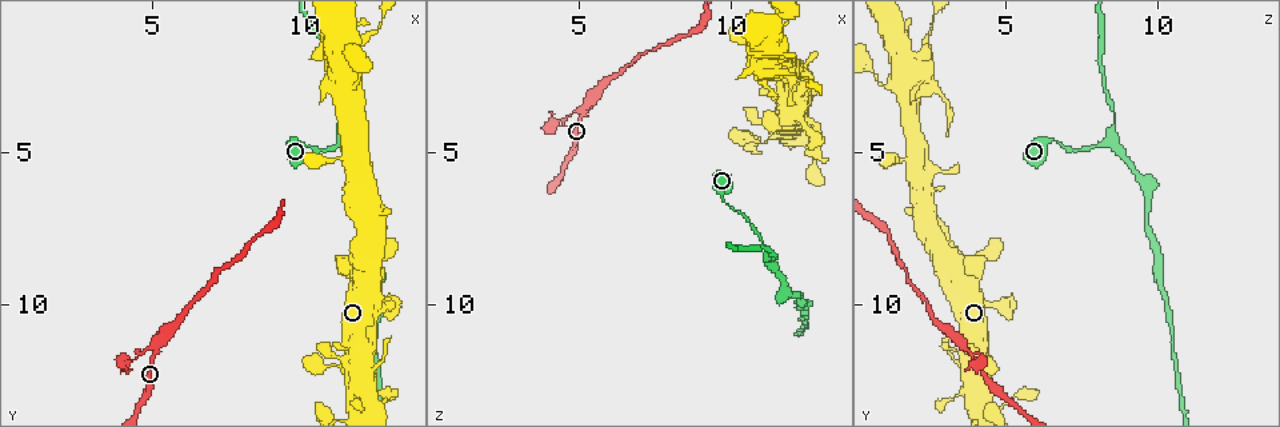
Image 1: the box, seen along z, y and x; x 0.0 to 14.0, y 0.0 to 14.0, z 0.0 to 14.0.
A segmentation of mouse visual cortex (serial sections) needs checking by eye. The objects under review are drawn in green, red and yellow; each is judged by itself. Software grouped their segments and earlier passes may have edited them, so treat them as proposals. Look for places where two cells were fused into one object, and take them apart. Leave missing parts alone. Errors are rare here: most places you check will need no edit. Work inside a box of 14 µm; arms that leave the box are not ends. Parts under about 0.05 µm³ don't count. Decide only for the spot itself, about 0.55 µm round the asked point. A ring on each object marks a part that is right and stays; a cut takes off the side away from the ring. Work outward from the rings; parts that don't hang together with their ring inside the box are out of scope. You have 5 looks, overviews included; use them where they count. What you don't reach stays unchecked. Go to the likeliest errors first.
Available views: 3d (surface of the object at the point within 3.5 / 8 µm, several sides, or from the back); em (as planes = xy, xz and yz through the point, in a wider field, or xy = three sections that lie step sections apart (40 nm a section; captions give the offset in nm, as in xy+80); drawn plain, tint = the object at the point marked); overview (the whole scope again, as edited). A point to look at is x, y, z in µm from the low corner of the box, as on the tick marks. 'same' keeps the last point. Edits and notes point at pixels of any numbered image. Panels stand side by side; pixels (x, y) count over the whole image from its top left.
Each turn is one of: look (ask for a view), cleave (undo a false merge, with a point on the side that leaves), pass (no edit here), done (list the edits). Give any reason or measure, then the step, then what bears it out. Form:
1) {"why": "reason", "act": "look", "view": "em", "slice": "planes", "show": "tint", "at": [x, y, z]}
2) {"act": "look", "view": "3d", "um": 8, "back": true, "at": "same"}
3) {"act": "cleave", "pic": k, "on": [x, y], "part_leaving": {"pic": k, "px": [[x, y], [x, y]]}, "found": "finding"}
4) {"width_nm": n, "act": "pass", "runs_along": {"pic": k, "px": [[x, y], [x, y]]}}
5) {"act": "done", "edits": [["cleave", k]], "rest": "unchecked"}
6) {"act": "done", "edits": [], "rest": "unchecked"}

{"why": "thin arm on a thick one", "act": "look", "view": "3d", "um": 8, "at": [5.2, 11.4, 3.7]}

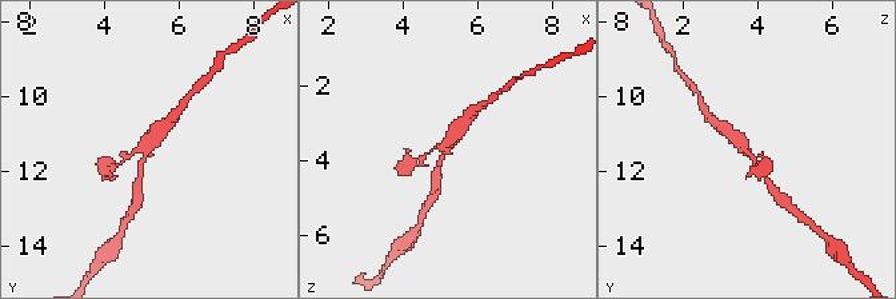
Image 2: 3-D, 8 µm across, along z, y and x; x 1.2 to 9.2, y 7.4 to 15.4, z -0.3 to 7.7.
{"why": "zoom in", "act": "look", "view": "3d", "um": 3.5, "at": [5.1, 11.4, 3.6]}

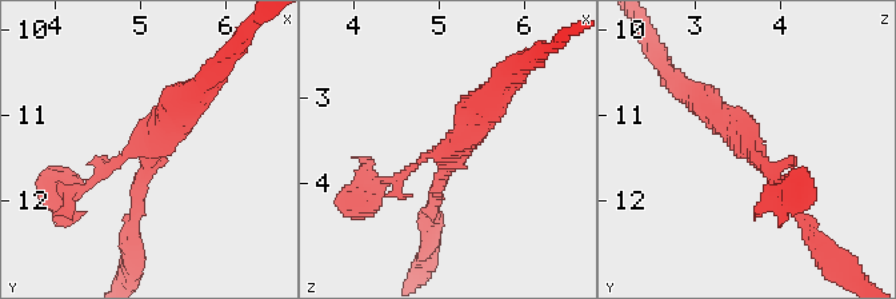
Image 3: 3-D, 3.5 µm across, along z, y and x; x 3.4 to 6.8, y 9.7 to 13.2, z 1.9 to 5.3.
{"arms": 3, "arm_widths_nm": [100, 150, 350], "why": "need the tissue", "act": "look", "view": "em", "slice": "xy", "step": 5, "show": "tint", "at": [5.15, 11.40, 3.70]}

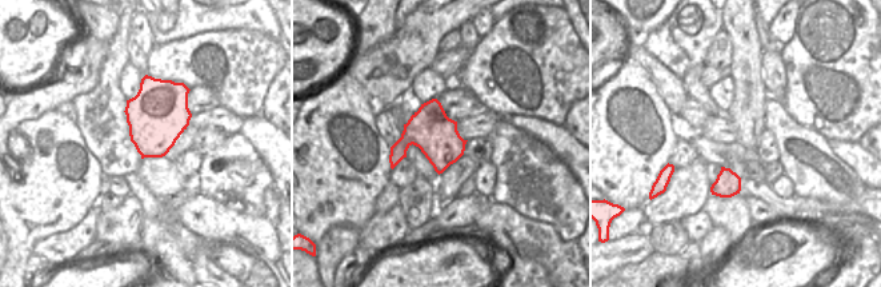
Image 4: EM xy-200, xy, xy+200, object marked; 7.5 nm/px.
{"act": "pass", "runs_along": {"pic": 3, "px": [[803, 219], [735, 128], [694, 96]]}, "found": "one cell here"}

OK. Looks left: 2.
{"why": "thin neck", "act": "look", "view": "3d", "um": 3.5, "back": true, "at": [11.5, 12.2, 4.4]}

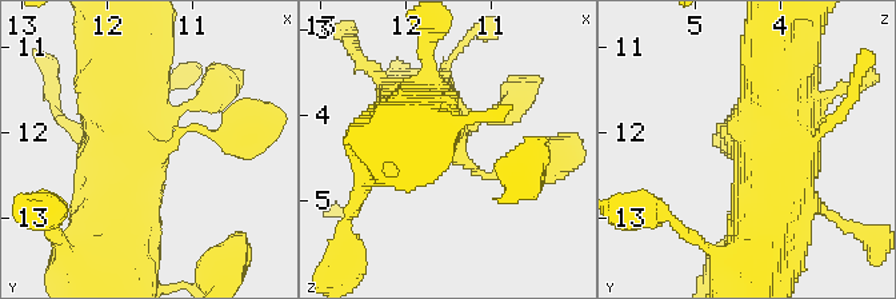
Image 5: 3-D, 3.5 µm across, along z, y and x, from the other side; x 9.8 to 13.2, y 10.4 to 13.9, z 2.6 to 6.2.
{"act": "look", "view": "em", "slice": "planes", "show": "tint", "at": "same"}

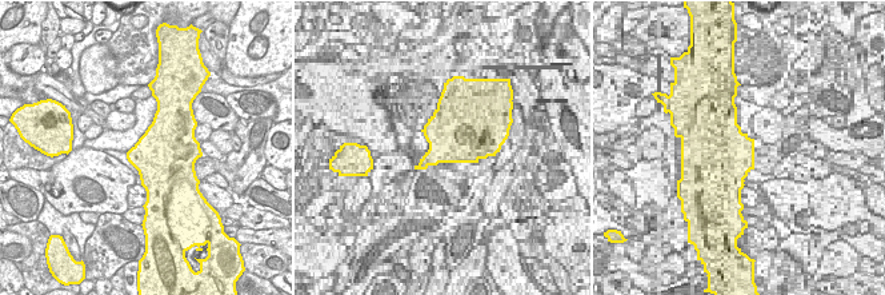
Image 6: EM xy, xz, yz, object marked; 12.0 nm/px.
{"act": "pass", "runs_along": {"pic": 5, "px": [[124, 60], [120, 203], [92, 236]]}, "found": "all the same cell"}

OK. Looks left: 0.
{"act": "done", "edits": [], "rest": "unchecked"}

